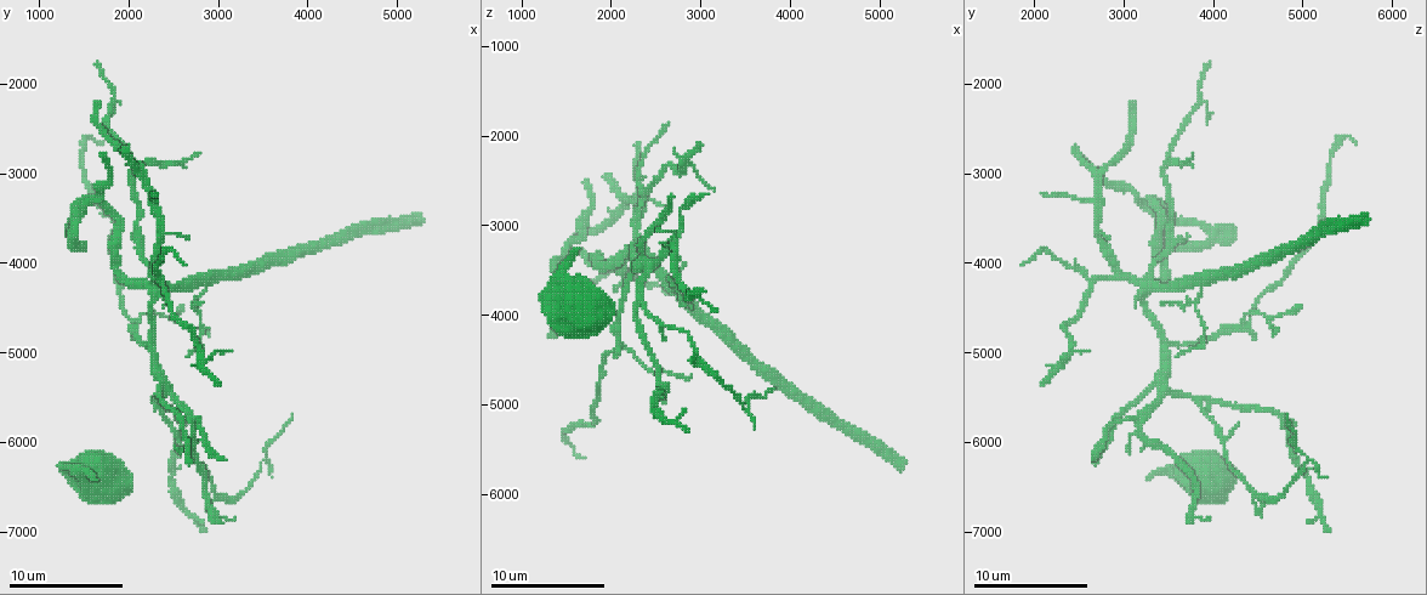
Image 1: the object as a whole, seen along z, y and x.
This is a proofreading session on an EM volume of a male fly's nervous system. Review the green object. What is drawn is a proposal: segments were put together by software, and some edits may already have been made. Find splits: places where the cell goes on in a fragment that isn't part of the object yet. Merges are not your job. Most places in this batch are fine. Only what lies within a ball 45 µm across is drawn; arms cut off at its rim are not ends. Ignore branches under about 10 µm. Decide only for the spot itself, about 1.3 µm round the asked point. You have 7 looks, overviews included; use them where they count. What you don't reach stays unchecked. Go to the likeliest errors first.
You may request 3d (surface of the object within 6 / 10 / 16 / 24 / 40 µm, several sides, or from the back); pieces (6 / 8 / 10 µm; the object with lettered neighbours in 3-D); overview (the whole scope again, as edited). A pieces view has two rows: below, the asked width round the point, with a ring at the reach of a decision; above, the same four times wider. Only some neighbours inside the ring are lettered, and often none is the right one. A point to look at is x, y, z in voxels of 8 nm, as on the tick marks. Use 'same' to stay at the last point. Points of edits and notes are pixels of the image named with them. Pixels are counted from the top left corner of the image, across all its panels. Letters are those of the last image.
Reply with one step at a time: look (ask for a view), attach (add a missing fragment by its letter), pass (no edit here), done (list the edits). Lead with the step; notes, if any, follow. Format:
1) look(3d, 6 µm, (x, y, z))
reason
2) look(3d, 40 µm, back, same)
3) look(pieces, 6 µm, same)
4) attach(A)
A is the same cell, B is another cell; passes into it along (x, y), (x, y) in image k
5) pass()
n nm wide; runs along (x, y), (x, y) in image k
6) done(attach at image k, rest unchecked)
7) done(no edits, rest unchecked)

look(pieces, 10 µm, (2650, 5000, 3600))

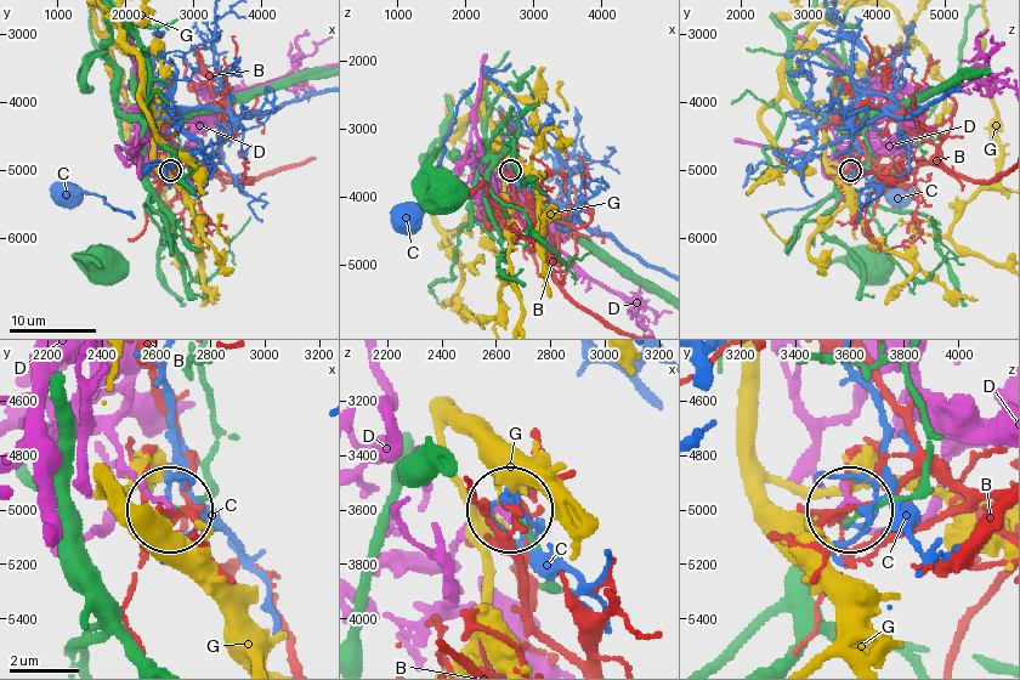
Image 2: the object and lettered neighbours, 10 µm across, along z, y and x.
pass()
B, C, D and G are other cells; no lettered fragment goes on from it

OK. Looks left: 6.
look(3d, 10 µm, (2600, 4500, 4950))
free end

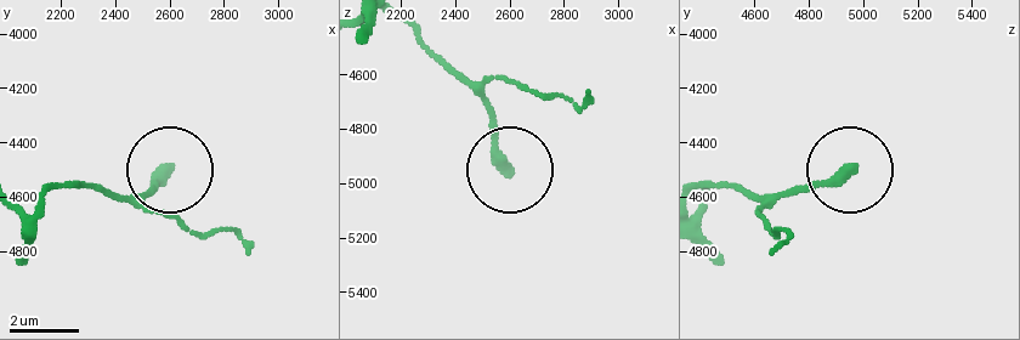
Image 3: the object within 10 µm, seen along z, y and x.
look(pieces, 8 µm, (2600, 4490, 4950))
see the neighbours

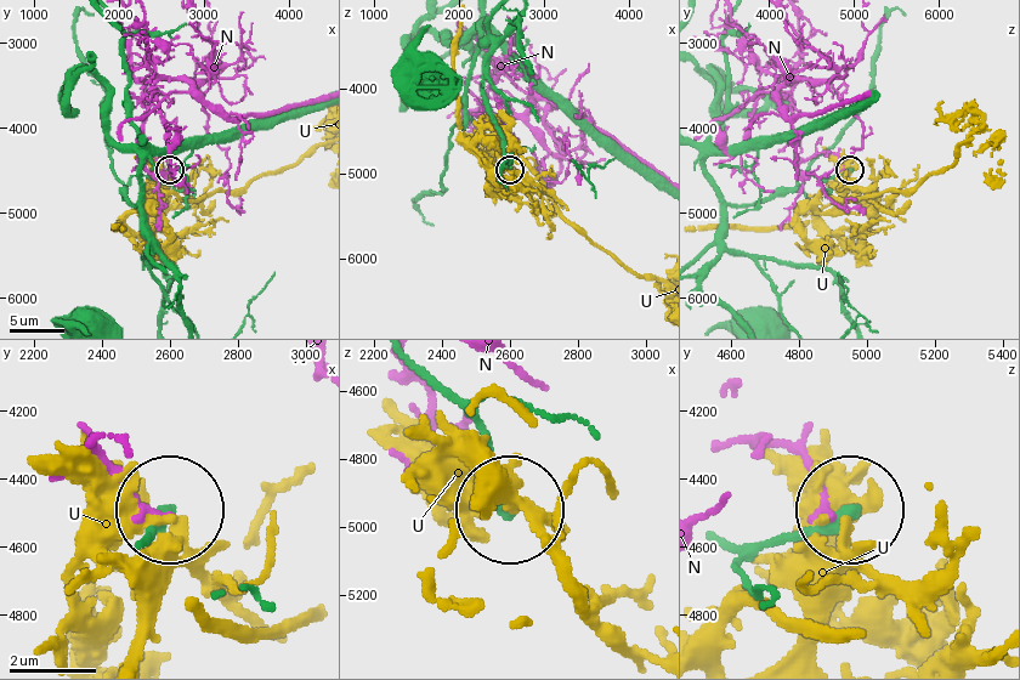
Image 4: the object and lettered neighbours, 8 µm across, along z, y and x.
pass()
N and U are other cells; runs along (720, 539), (764, 547), (848, 517) in image 4; none of them fits

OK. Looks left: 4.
look(pieces, 8 µm, (2050, 3700, 3700))
tapers out

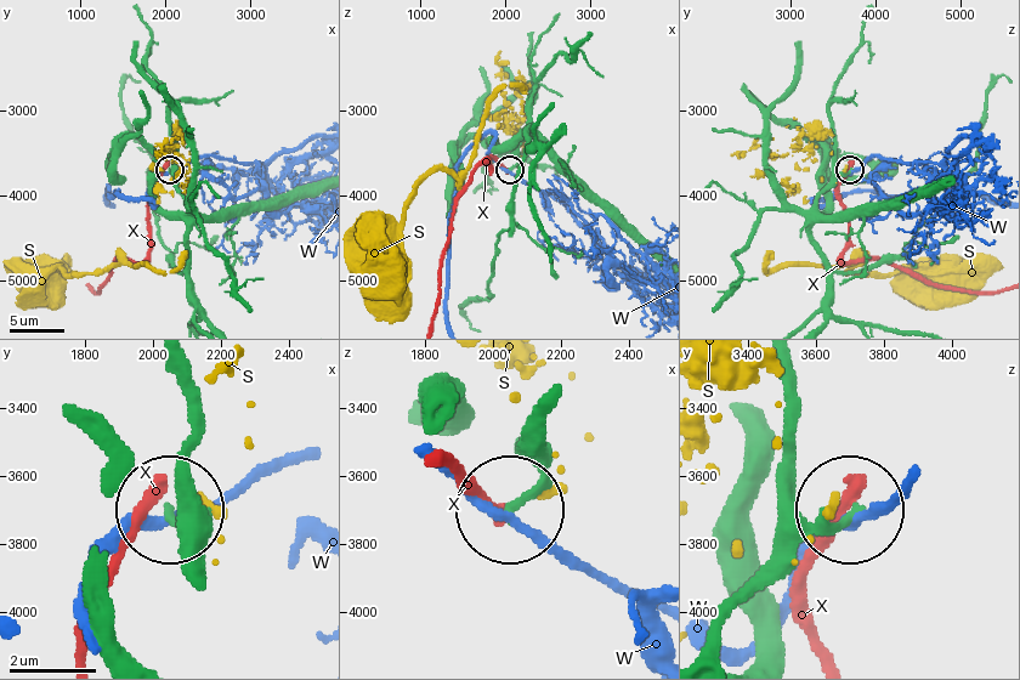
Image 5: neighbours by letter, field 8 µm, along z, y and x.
pass()
S, W and X are other cells; none of them fits

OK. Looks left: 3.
look(pieces, 8 µm, (1350, 3700, 4200))
end of a long branch

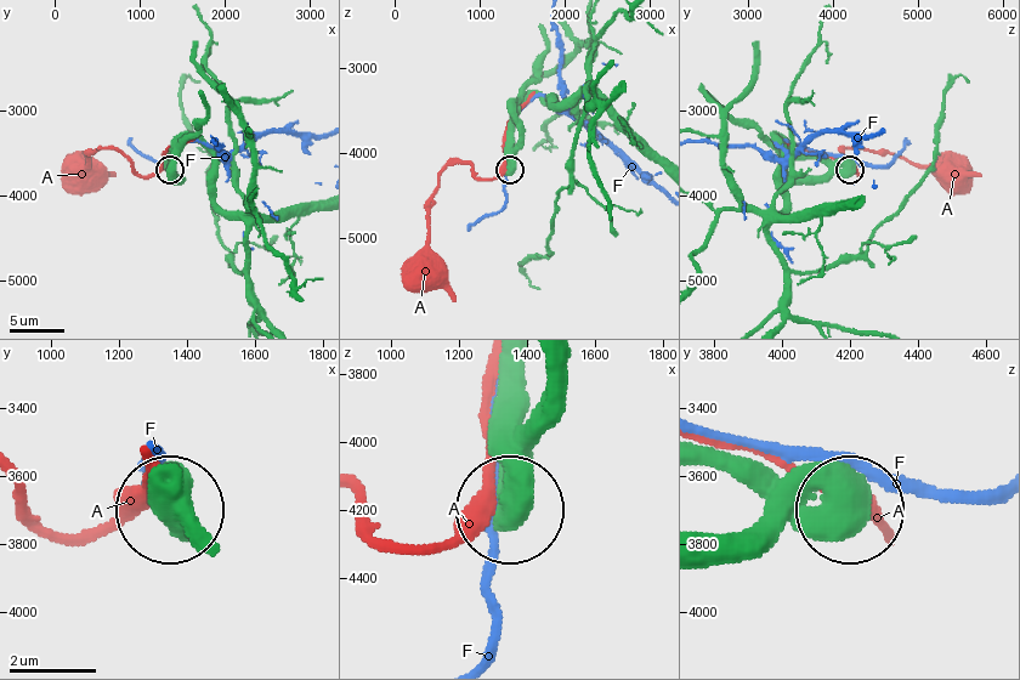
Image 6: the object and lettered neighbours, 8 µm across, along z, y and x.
pass()
670 nm wide; A and F are other cells; no lettered fragment goes on from it

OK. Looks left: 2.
done(no edits, rest unchecked)

